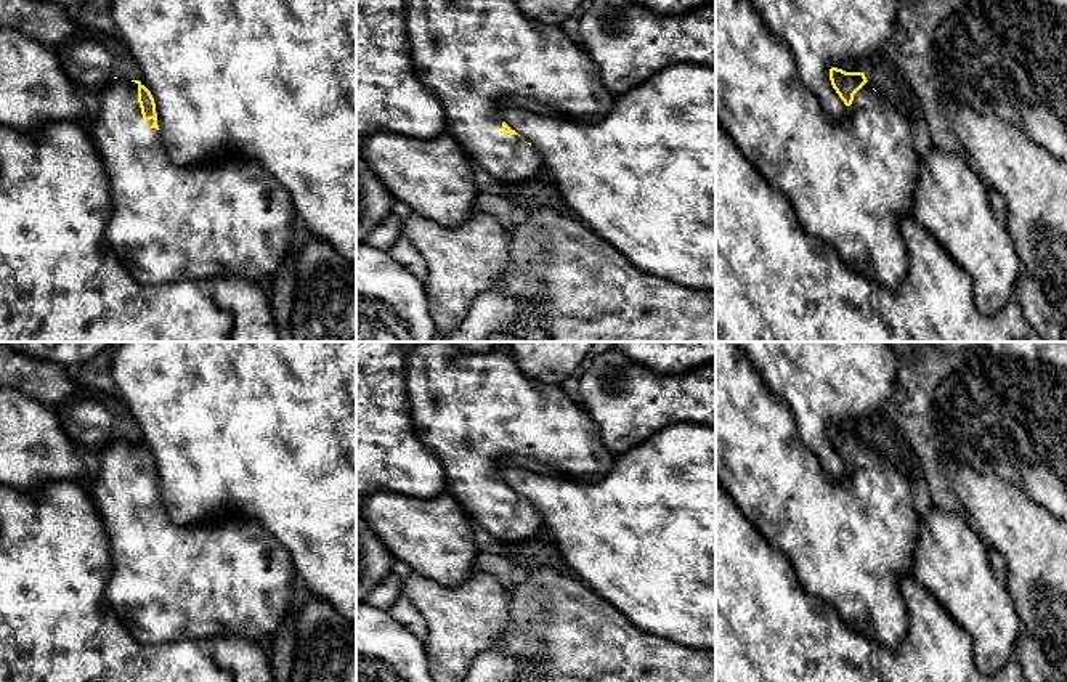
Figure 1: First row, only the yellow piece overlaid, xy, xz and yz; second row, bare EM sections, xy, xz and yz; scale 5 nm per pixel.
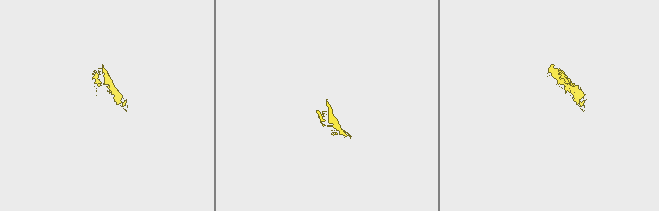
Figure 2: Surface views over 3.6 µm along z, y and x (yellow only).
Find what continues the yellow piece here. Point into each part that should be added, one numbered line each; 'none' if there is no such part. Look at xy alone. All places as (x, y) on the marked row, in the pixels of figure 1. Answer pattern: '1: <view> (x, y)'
1: xy (169, 223)

